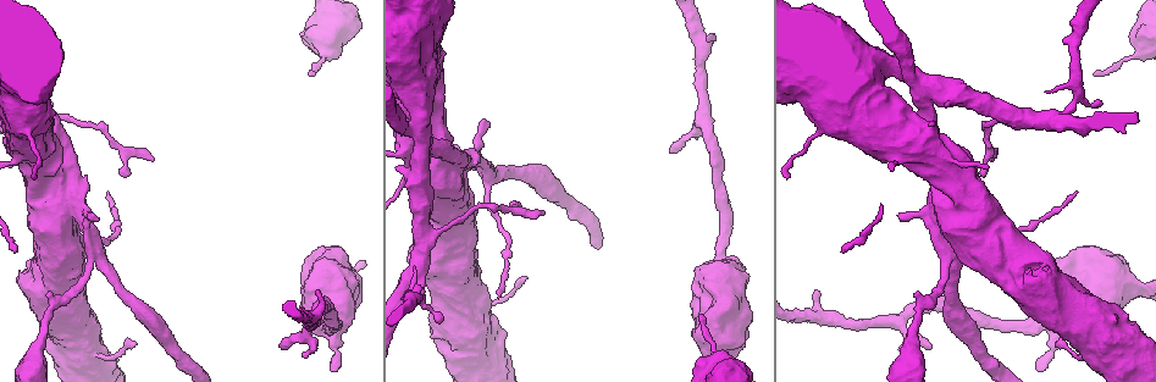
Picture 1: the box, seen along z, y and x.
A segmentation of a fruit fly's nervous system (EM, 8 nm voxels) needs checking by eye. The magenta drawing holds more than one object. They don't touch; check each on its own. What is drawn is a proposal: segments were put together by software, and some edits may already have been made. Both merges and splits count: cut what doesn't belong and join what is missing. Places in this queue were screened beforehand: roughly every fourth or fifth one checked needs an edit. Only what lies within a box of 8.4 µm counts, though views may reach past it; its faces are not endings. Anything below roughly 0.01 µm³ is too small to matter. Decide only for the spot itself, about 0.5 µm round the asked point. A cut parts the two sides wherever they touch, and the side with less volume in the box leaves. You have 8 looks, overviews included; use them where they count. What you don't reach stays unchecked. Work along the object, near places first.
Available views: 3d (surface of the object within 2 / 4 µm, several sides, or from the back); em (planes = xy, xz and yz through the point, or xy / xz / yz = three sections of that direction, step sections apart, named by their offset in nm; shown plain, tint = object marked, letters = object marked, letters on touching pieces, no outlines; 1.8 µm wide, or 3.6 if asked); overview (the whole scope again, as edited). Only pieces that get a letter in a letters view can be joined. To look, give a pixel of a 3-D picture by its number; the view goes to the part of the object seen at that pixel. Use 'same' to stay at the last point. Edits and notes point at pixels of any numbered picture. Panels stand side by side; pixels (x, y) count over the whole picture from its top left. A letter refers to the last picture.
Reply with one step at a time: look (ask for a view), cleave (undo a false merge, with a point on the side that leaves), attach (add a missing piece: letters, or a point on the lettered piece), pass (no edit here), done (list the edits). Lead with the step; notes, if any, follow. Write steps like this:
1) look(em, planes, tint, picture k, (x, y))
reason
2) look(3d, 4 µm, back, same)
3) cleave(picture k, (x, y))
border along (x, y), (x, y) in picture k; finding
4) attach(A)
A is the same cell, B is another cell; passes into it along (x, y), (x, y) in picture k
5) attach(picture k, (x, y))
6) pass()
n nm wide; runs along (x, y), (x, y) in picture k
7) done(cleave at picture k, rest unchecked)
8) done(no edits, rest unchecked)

look(em, yz, step 4, tint, picture 1, (303, 356))
free end

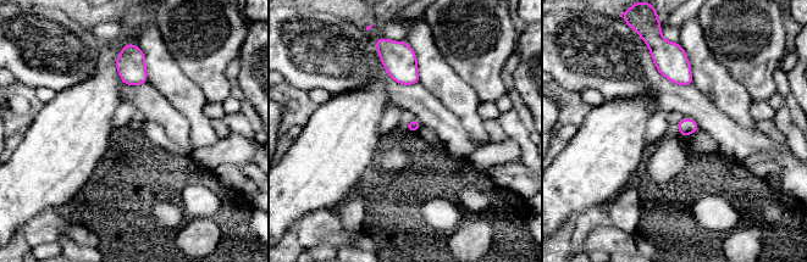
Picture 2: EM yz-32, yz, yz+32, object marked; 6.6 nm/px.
look(em, xz, step 16, letters, same)
another direction

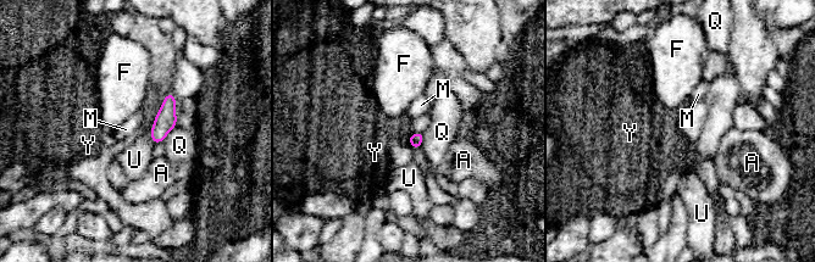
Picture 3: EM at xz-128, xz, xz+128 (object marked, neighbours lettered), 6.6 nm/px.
pass()
A, F, M, Q, U and Y are other cells; border along (411, 133), (409, 144) in picture 3; no lettered piece goes on from it

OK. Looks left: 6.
look(em, xy, step 16, letters, picture 1, (1075, 193))
end of a long branch

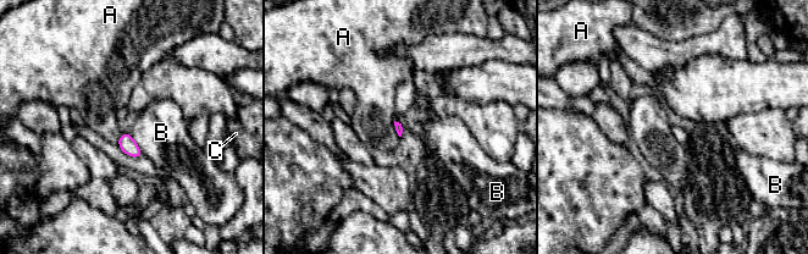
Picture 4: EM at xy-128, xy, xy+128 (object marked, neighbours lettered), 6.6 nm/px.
look(em, planes, letters, same)
cut it another way

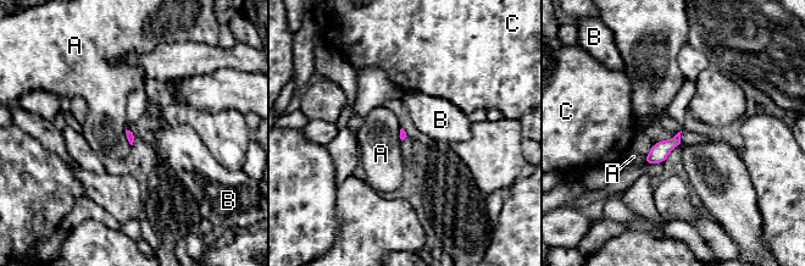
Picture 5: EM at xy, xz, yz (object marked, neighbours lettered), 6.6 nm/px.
pass()
B touches over 100 nm; A, B and C are other cells; none of them fits

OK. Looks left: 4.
look(3d, 4 µm, back, picture 1, (487, 169))
abrupt turn

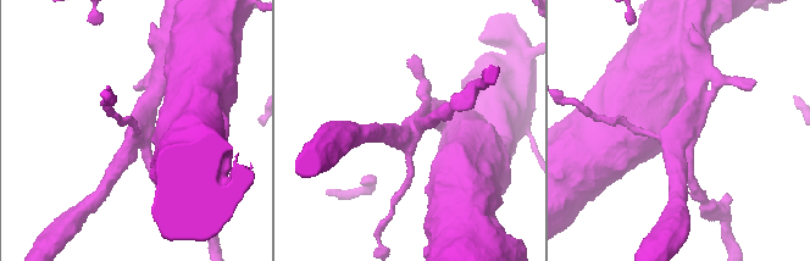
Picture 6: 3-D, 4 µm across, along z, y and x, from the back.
look(em, yz, step 4, letters, picture 6, (138, 135))
4 arms

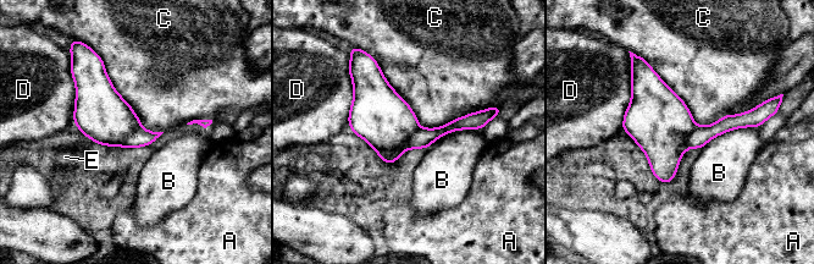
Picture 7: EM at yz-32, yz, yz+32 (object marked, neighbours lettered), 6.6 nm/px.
cleave(picture 7, (143, 137))
A, B, C, D and E are other cells; border along (140, 127), (131, 133), (120, 146) in picture 7; a second cell is stuck on

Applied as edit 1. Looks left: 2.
done(cleave at picture 7, rest unchecked)

